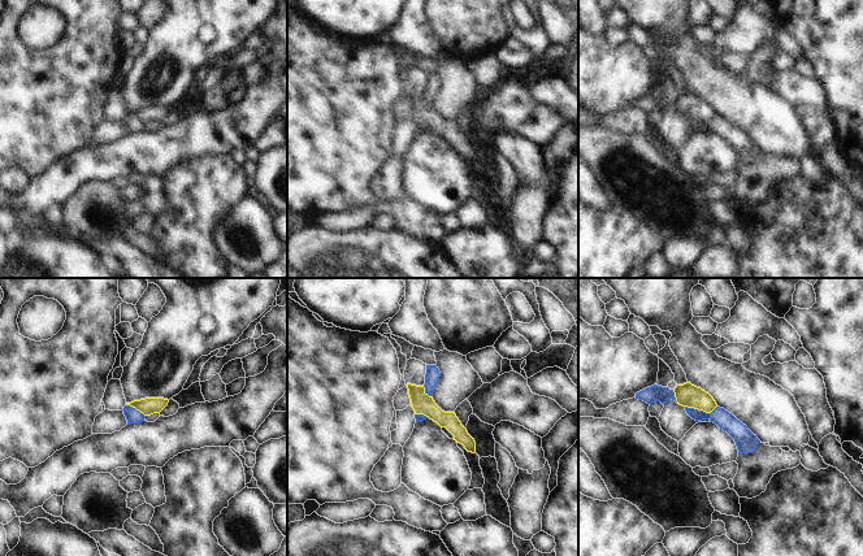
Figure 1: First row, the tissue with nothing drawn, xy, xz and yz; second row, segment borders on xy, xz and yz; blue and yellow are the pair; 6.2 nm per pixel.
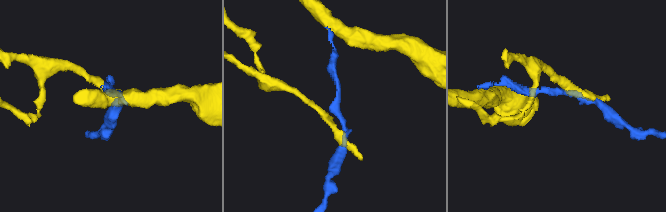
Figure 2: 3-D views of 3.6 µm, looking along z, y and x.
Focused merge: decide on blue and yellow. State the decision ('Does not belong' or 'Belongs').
Does not belong

